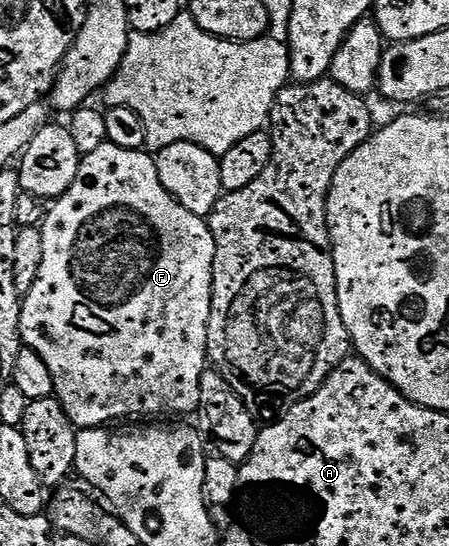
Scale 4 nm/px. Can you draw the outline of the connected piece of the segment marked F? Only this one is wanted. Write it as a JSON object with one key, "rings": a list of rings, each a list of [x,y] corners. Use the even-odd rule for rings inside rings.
{"rings":[[[105,143],[96,151],[85,154],[78,162],[72,184],[65,186],[62,198],[48,209],[40,228],[44,235],[44,260],[40,262],[40,275],[32,283],[32,291],[24,295],[20,331],[25,348],[36,351],[52,375],[54,396],[64,407],[75,430],[101,429],[111,423],[122,423],[125,417],[150,417],[146,419],[182,419],[185,413],[199,412],[200,379],[208,371],[208,319],[212,311],[212,279],[216,243],[209,224],[188,211],[160,183],[158,162],[149,152],[125,149]]]}

